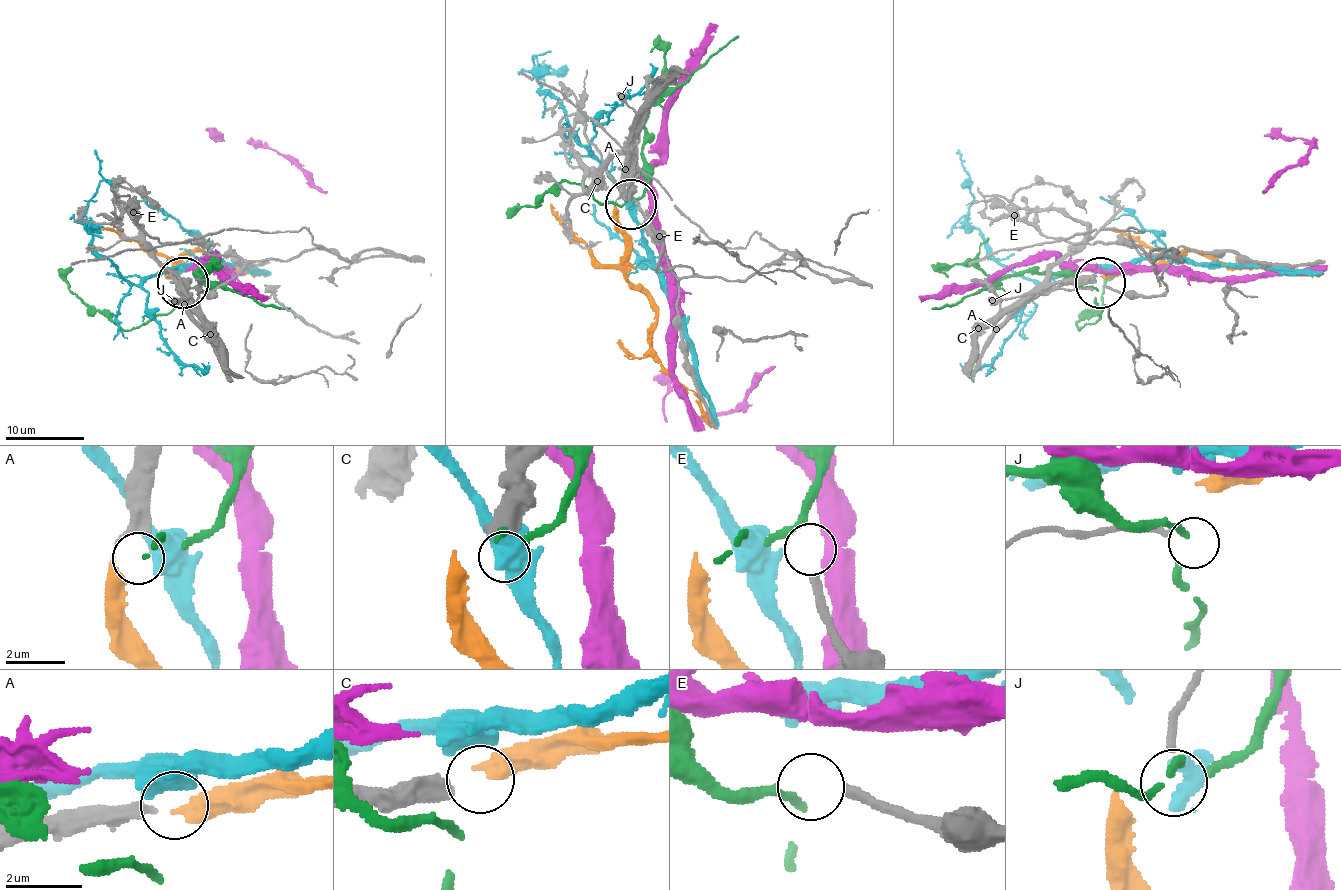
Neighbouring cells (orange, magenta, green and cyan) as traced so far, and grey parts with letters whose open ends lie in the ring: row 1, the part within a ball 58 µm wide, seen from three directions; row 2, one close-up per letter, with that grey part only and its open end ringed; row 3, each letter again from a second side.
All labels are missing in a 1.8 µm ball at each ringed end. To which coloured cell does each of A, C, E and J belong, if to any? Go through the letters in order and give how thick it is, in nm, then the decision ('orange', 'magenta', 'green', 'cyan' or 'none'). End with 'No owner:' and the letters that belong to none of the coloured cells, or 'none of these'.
A: 380 nm thick; orange
C: 650 nm thick; none
E: 280 nm thick; green
J: 200 nm thick; none
No owner: C, J

